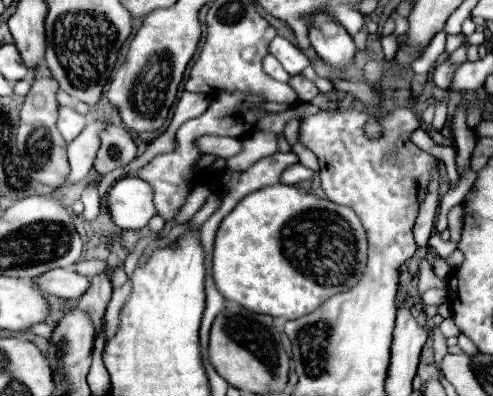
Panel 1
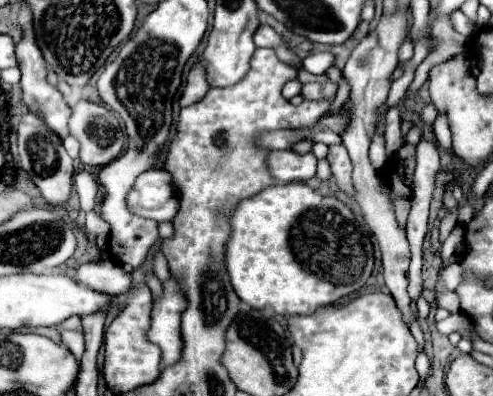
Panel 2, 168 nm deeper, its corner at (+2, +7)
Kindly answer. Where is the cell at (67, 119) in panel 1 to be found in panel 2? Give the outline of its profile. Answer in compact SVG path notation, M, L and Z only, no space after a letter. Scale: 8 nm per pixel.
M24 23L24 25L22 25L22 39L20 39L20 43L16 45L16 57L18 57L18 67L20 67L20 71L22 71L22 83L20 83L20 85L22 85L22 91L24 91L22 103L24 103L28 109L32 109L34 113L38 113L38 115L50 125L50 129L52 129L56 135L60 135L60 137L64 139L64 137L68 135L68 121L70 121L72 109L70 109L68 103L64 101L62 93L46 81L48 69L46 69L46 61L44 61L44 57L42 57L42 51L40 51L40 47L38 47L38 43L36 43L36 35L34 35L32 23Z

